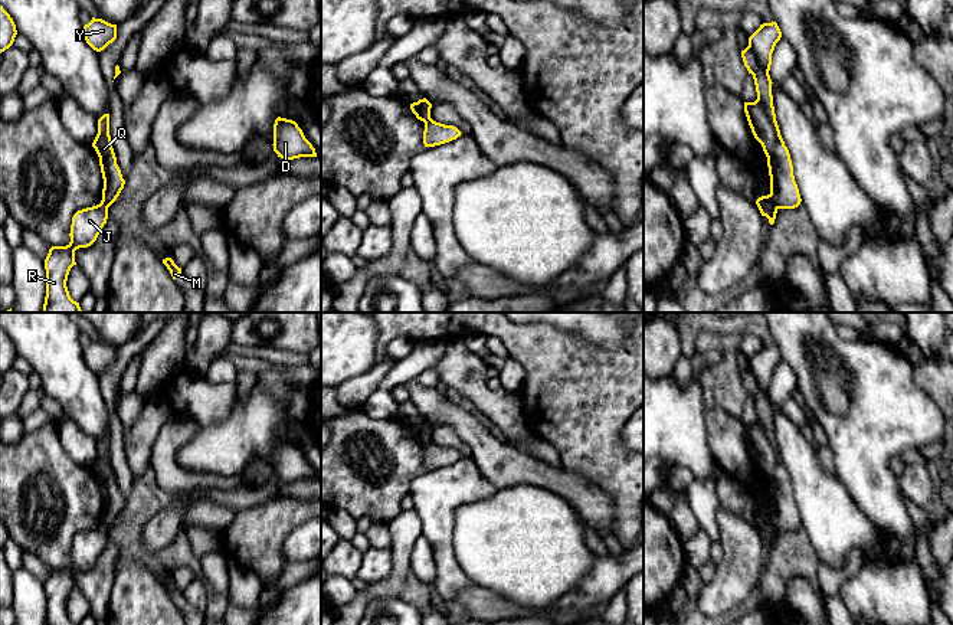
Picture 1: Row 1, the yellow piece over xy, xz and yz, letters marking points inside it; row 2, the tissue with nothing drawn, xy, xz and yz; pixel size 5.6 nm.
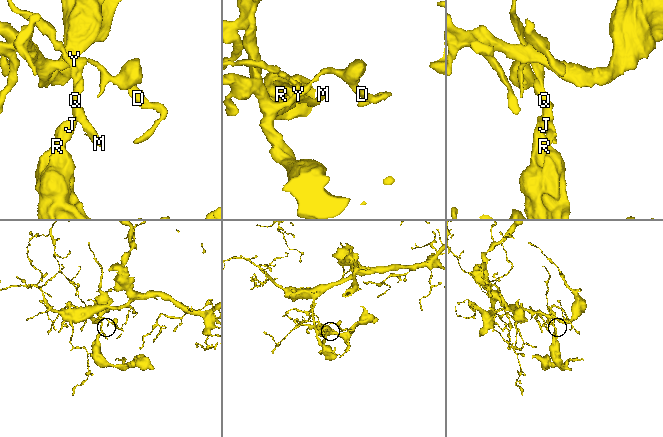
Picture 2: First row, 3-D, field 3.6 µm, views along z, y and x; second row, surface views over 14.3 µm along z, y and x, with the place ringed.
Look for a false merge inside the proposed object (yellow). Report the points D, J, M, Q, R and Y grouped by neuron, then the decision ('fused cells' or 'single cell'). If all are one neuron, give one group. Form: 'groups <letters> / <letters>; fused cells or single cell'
groups D M Q Y / J R; fused cells

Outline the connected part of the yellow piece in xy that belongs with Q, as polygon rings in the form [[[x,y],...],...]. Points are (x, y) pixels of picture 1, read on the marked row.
[[[104,114],[98,120],[98,134],[92,143],[92,147],[99,157],[104,179],[102,200],[109,207],[117,200],[125,184],[111,144],[109,114]]]

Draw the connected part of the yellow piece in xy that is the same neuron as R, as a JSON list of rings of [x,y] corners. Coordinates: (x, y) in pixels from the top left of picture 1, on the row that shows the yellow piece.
[[[99,204],[78,210],[72,217],[71,242],[66,246],[52,246],[45,259],[46,297],[43,312],[83,312],[79,302],[69,295],[66,281],[75,262],[75,251],[91,246],[108,219],[108,206]]]

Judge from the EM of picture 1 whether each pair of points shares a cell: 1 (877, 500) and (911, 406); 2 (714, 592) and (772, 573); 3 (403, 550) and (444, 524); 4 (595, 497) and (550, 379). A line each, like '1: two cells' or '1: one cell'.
1: one cell
2: two cells
3: two cells
4: two cells

